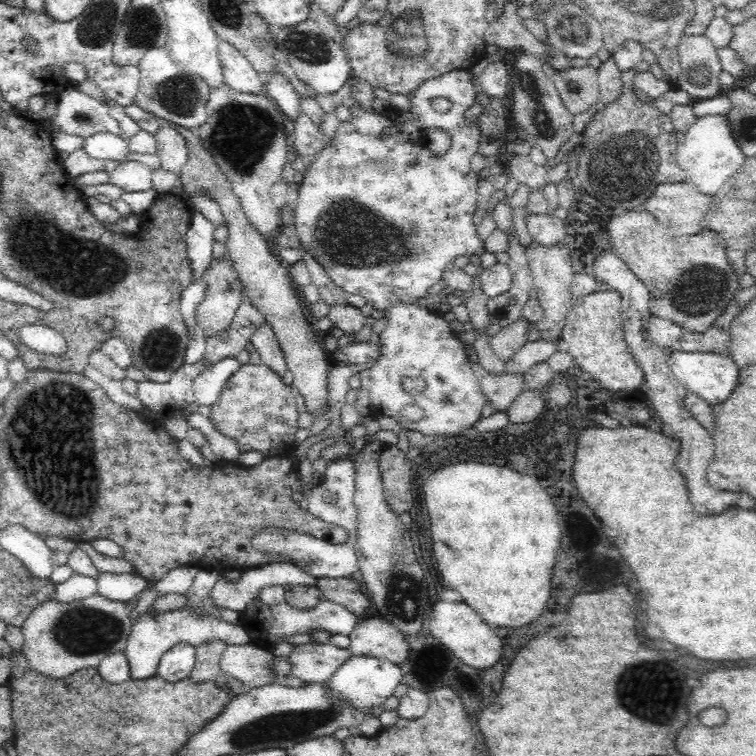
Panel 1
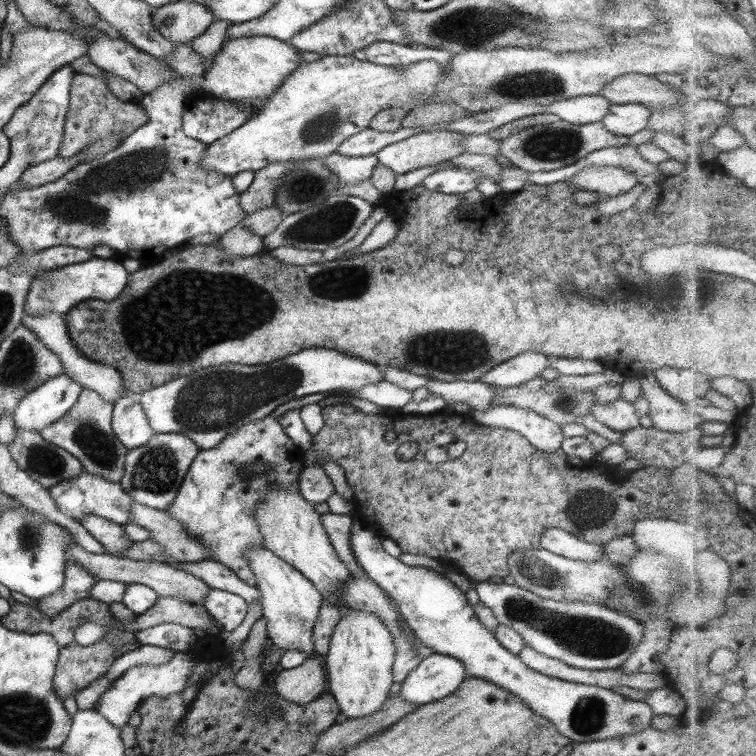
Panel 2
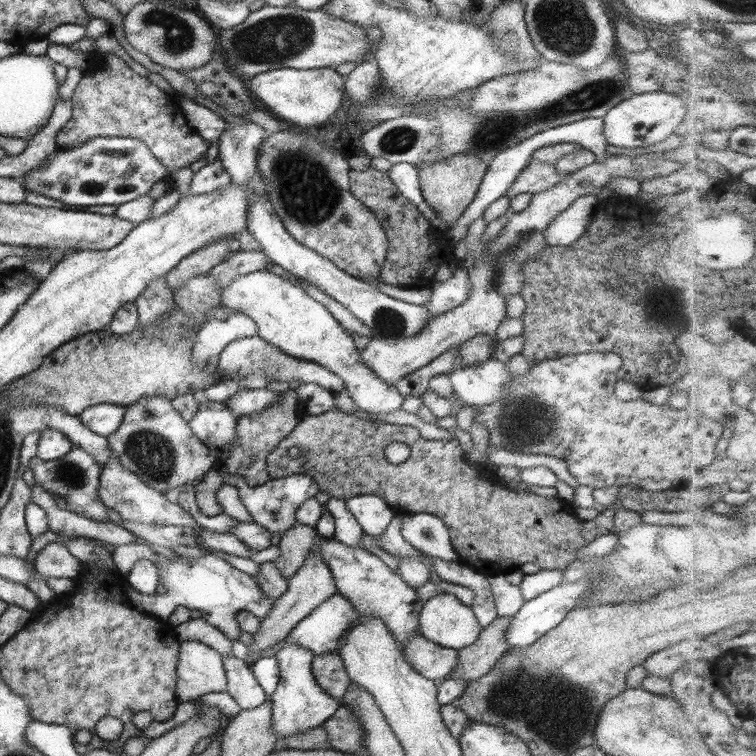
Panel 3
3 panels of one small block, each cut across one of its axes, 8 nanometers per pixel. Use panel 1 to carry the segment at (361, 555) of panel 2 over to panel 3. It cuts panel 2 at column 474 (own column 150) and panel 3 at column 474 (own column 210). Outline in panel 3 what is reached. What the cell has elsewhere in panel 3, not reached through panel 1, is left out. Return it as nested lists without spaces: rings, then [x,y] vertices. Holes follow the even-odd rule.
[[[445,591],[431,596],[423,604],[418,619],[419,635],[443,648],[455,650],[470,645],[482,629],[470,607]]]

